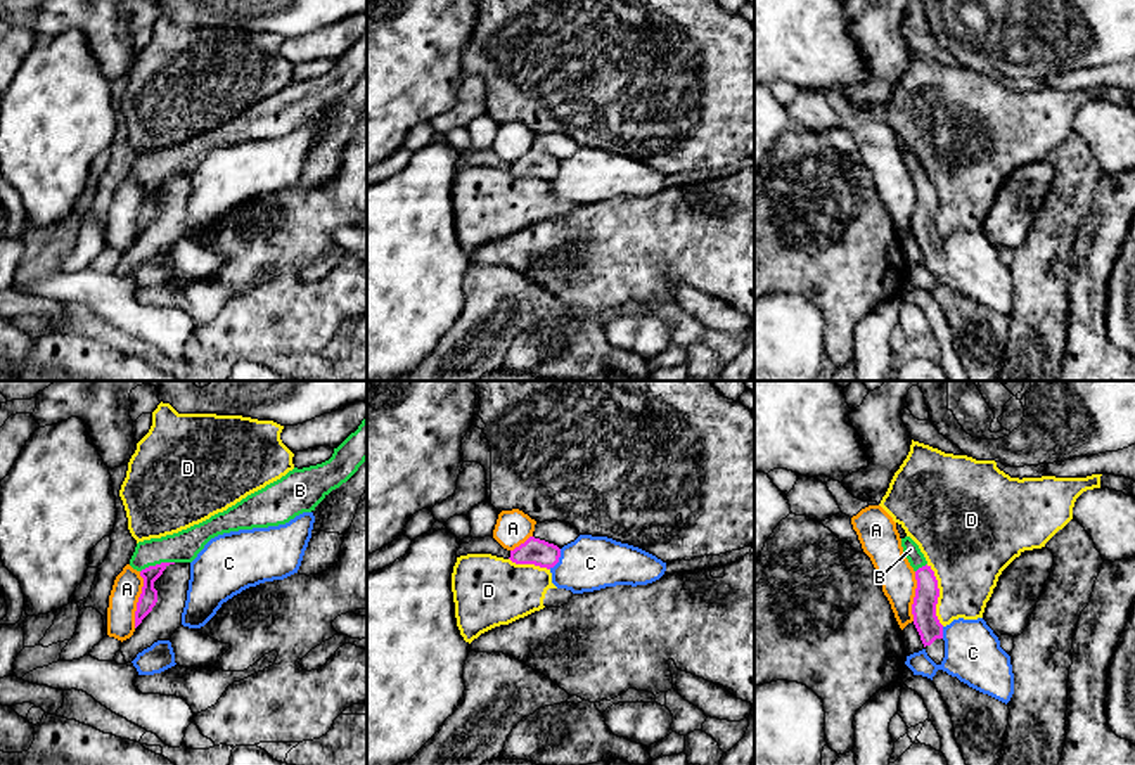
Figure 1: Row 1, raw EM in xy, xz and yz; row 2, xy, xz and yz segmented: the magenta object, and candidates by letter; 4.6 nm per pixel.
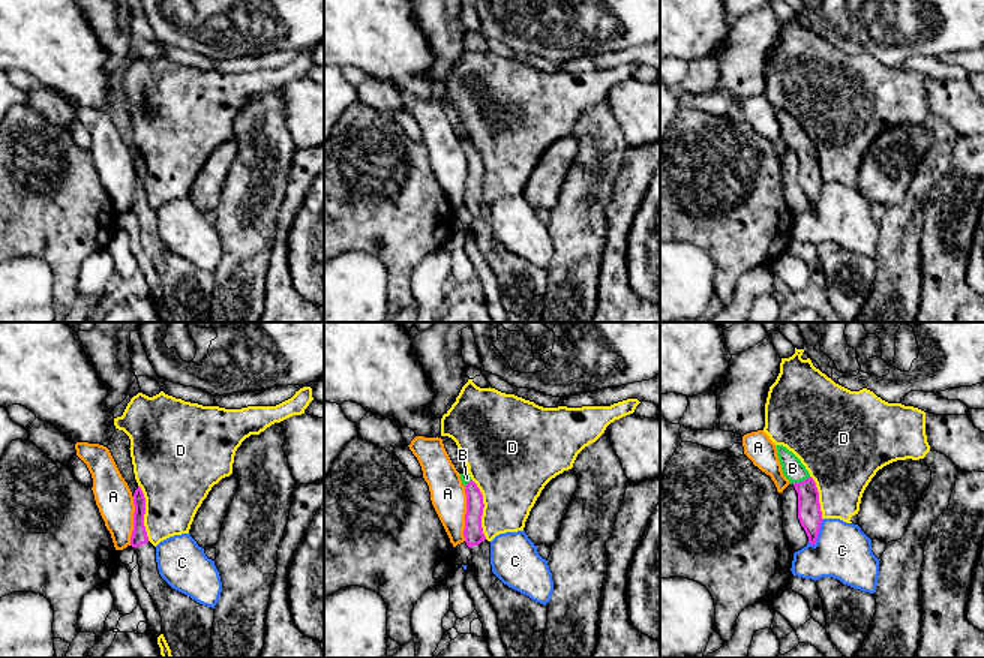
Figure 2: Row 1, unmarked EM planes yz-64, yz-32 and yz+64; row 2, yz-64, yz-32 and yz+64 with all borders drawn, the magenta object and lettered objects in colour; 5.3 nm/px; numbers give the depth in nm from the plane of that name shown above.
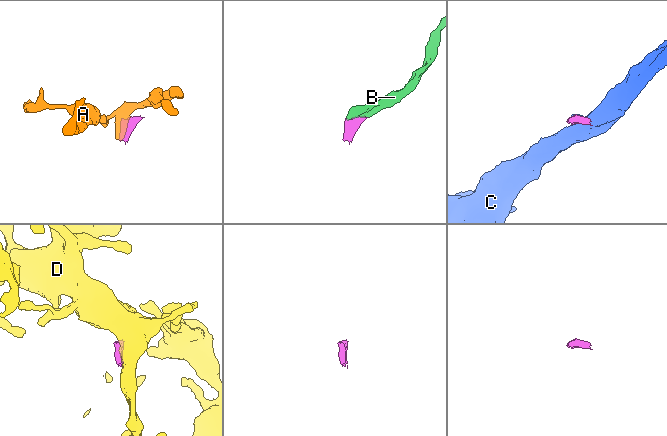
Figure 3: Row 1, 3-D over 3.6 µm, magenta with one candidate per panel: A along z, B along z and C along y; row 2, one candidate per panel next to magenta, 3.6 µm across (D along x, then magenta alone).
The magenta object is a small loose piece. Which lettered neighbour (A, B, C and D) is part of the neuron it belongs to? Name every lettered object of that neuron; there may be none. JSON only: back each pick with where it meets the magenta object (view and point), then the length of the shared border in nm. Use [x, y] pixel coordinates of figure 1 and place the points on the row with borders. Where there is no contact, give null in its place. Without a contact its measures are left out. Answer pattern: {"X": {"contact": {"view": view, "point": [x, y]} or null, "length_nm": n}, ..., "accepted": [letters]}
{"B": {"contact": {"view": "xy", "point": [156, 565]}, "length_nm": 170}, "accepted": ["B"]}

